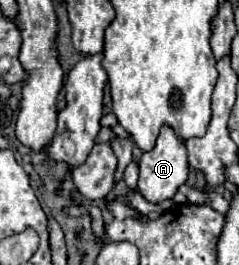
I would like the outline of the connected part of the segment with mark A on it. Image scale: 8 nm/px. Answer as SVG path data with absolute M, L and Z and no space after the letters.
M163 125L161 133L157 137L157 143L151 151L145 151L143 157L139 159L139 191L141 195L151 201L151 203L161 203L177 193L177 187L187 181L187 149L185 141L177 137L177 133L169 127Z

